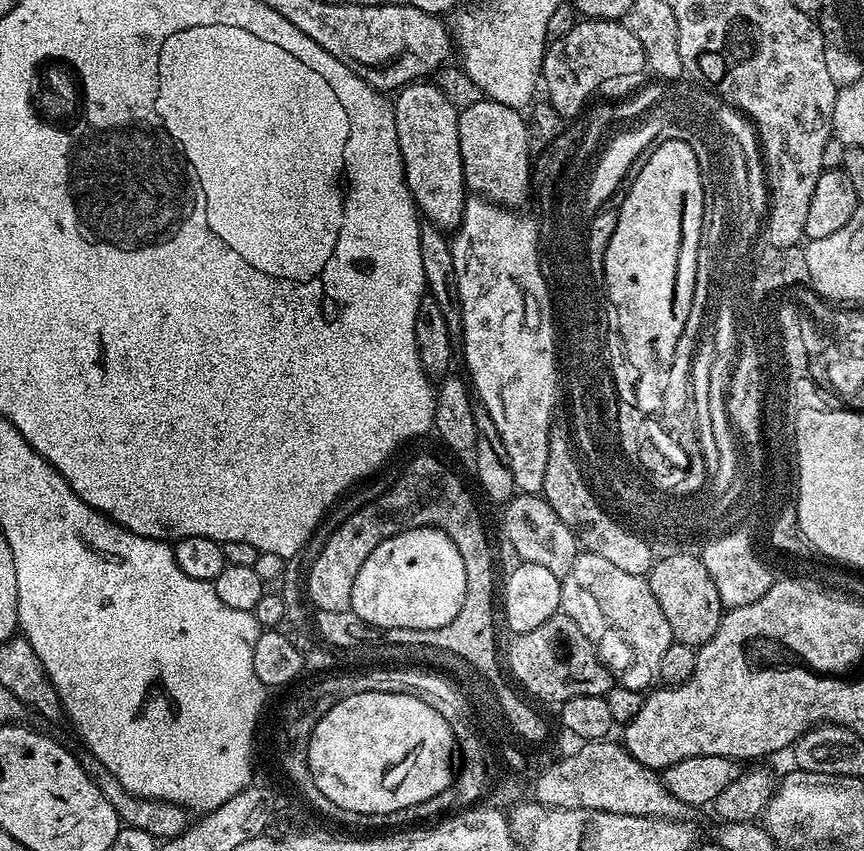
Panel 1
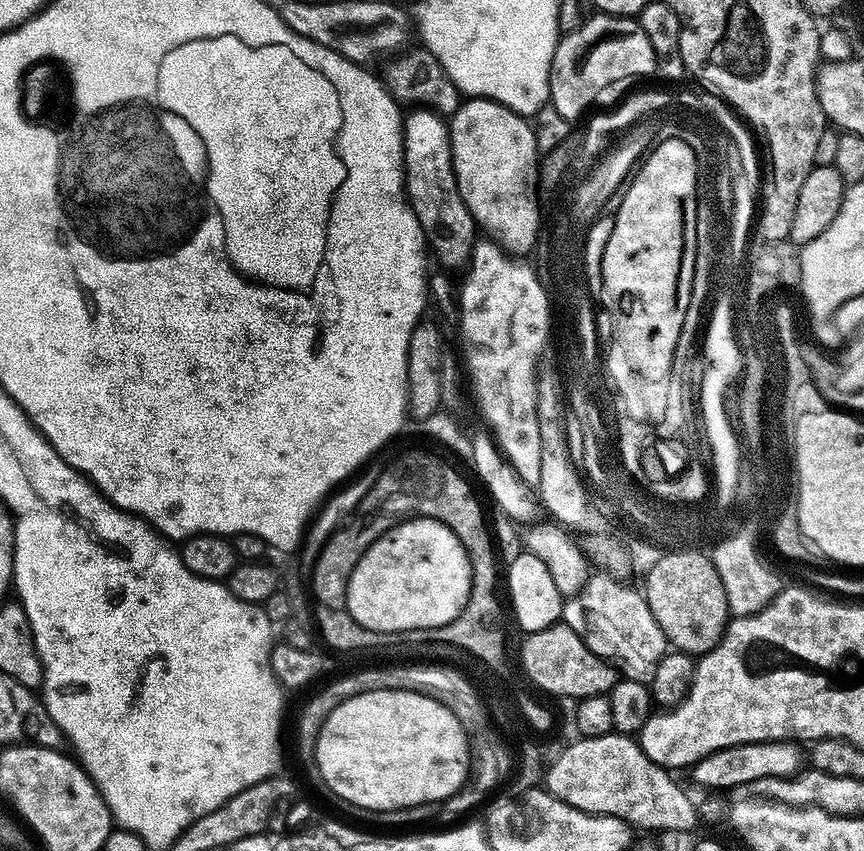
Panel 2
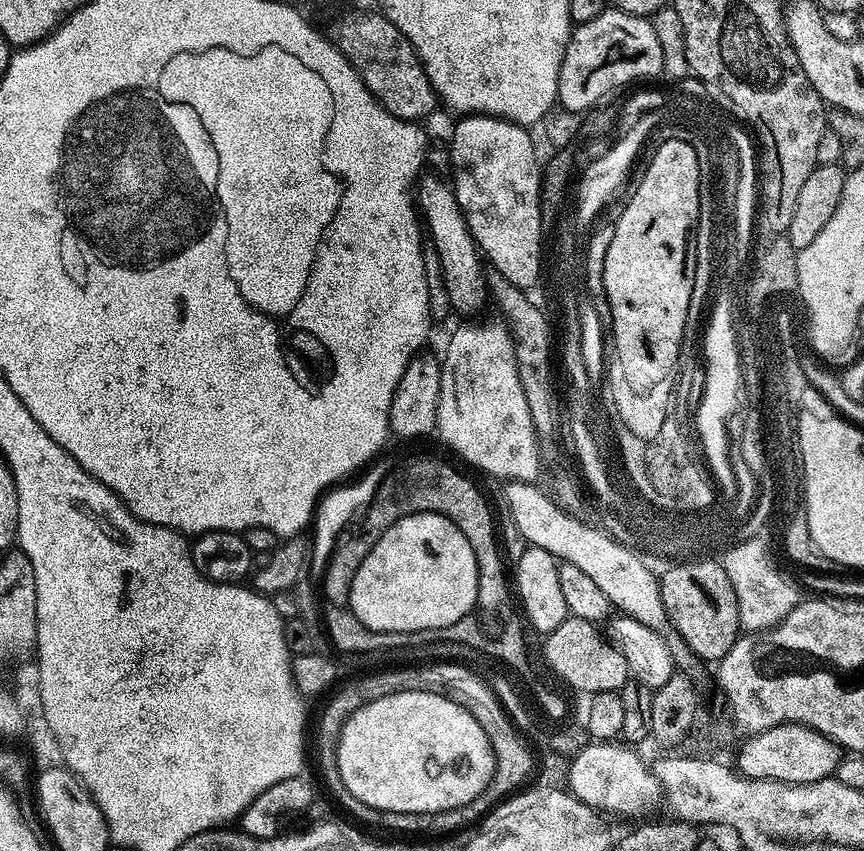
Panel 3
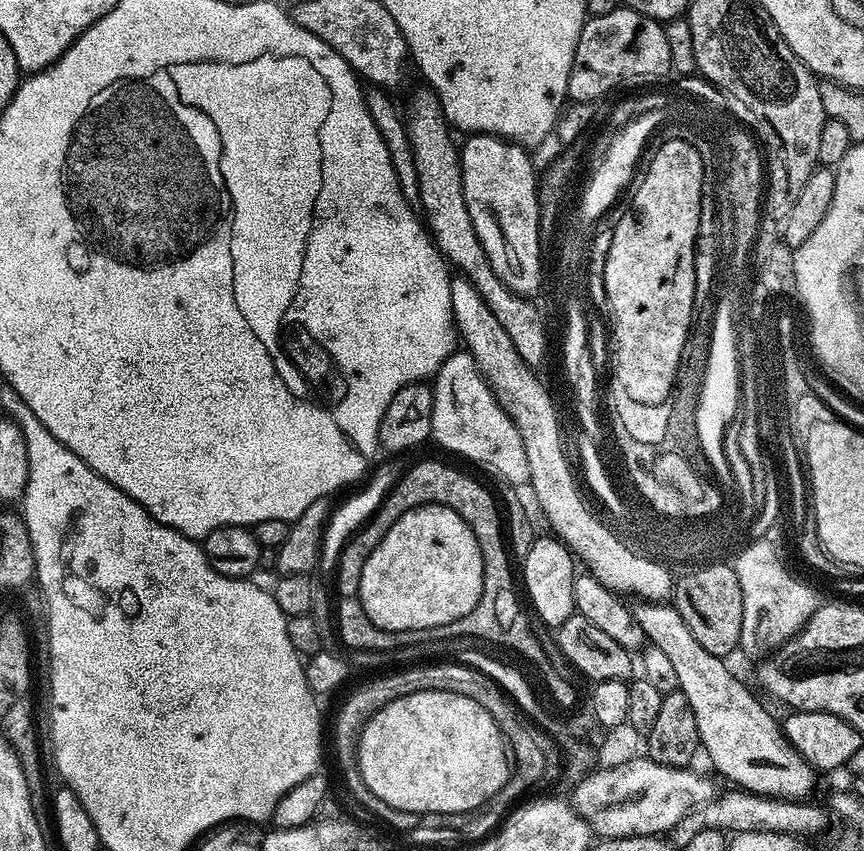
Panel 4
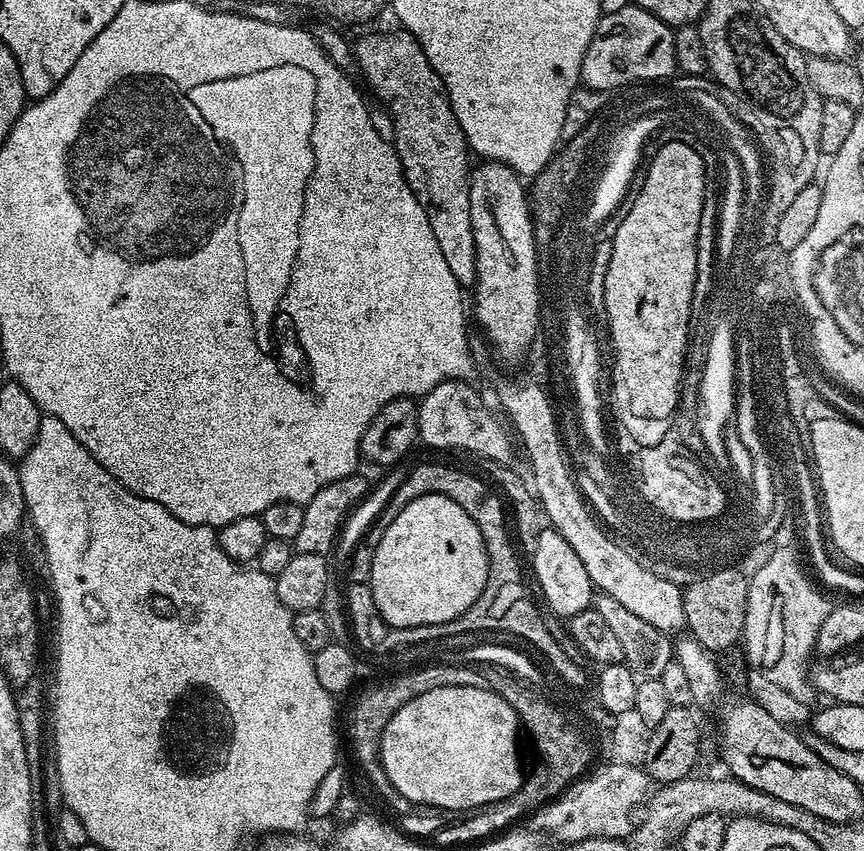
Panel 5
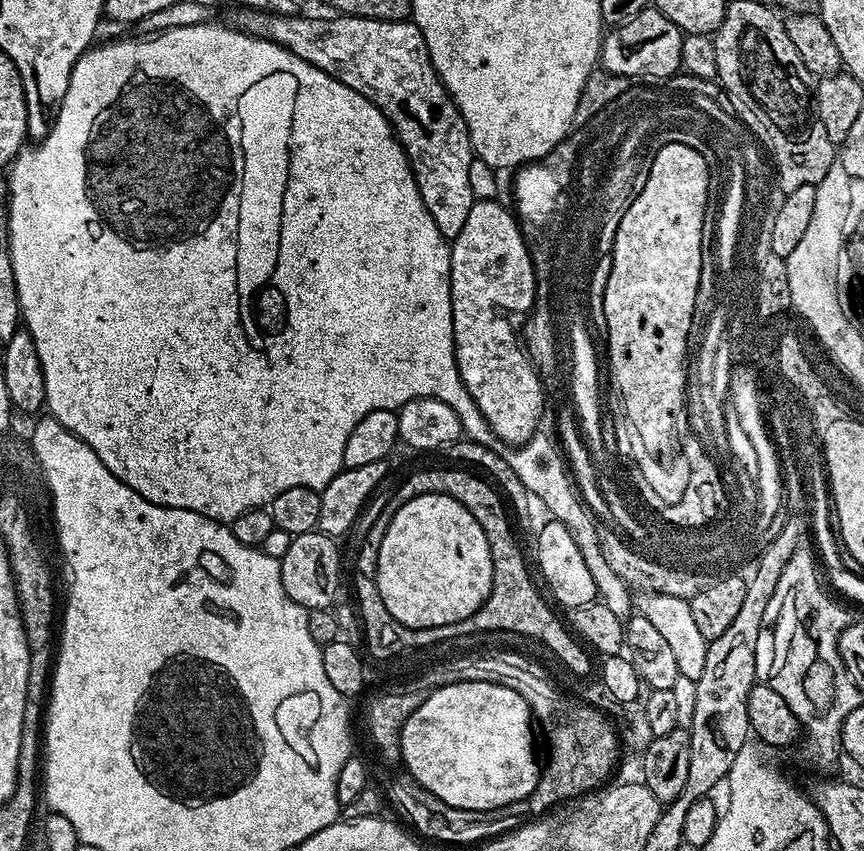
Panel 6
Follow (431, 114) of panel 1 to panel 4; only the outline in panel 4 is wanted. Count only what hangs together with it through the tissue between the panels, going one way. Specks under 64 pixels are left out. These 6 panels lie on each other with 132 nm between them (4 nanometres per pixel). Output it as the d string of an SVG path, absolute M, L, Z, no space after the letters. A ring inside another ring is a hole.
M463 278L452 281L452 318L463 347L474 358L484 381L492 389L502 410L514 422L518 434L522 434L526 462L530 462L530 489L553 528L549 529L568 545L591 575L598 577L613 592L625 597L641 596L639 599L644 602L667 601L674 592L670 568L650 558L630 554L622 546L619 535L584 505L572 477L572 468L568 465L568 456L564 453L564 444L560 441L562 427L553 393L532 374L533 365L525 363L522 354L514 350L514 342L510 342L498 318L494 318L490 306L482 302L482 294L478 294L478 290Z

